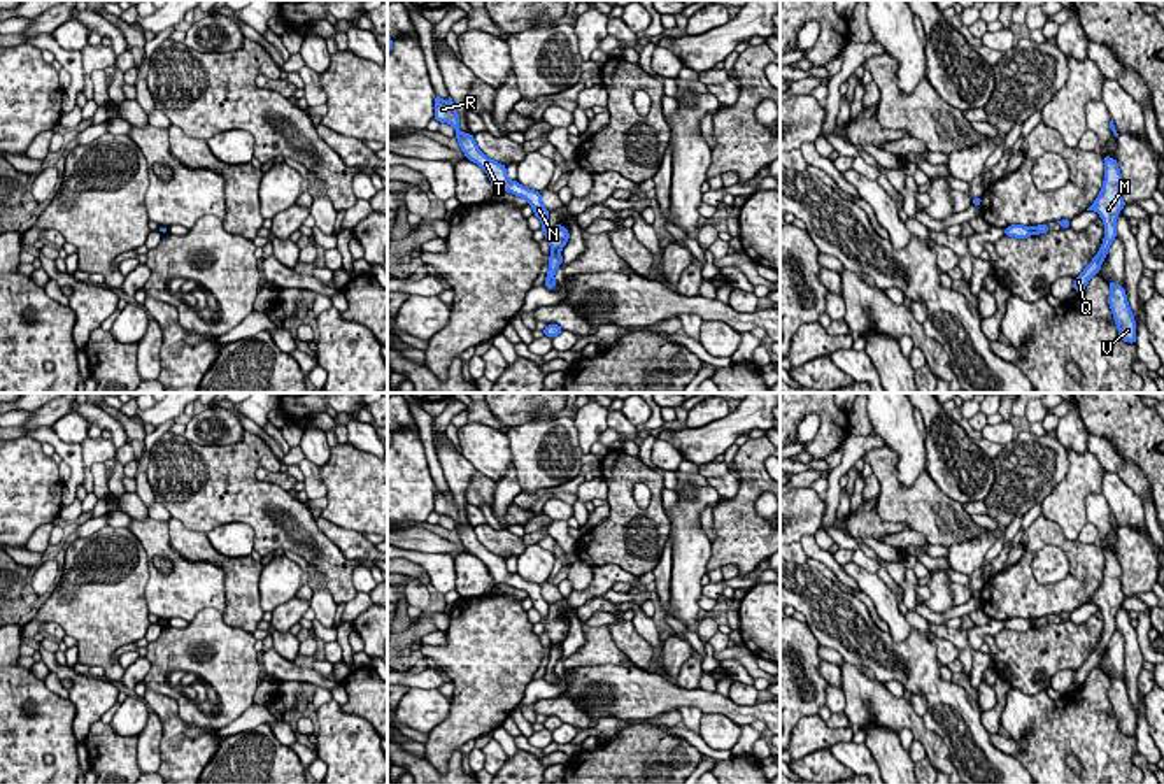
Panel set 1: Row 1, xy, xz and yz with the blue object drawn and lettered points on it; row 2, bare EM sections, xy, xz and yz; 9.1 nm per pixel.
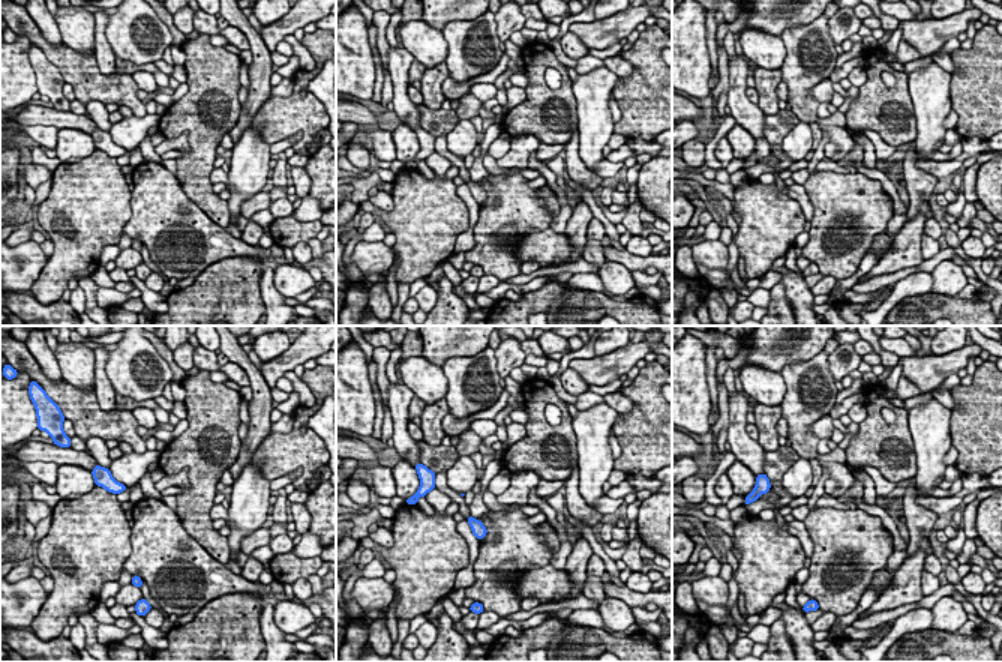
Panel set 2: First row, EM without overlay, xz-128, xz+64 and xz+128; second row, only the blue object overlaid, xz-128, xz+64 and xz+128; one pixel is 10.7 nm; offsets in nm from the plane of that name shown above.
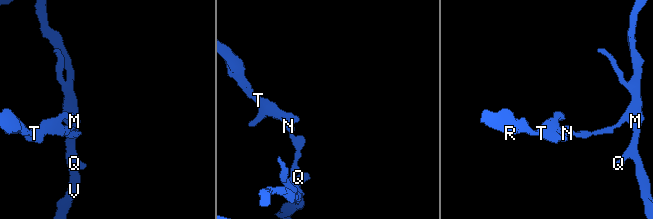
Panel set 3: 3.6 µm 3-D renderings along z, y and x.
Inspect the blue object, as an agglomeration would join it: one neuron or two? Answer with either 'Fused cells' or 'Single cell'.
Fused cells

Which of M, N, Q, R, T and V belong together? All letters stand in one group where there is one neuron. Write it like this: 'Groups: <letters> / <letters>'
Groups: M Q V / N R T

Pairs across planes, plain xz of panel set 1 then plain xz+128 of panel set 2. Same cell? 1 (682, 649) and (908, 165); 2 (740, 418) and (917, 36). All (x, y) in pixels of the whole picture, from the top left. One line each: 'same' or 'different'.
1: different
2: same

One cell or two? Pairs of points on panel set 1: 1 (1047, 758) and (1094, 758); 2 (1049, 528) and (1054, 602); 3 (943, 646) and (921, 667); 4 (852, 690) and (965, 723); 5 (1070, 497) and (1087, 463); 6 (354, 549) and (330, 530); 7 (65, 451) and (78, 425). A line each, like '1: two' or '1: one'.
1: one
2: one
3: two
4: two
5: one
6: one
7: two

